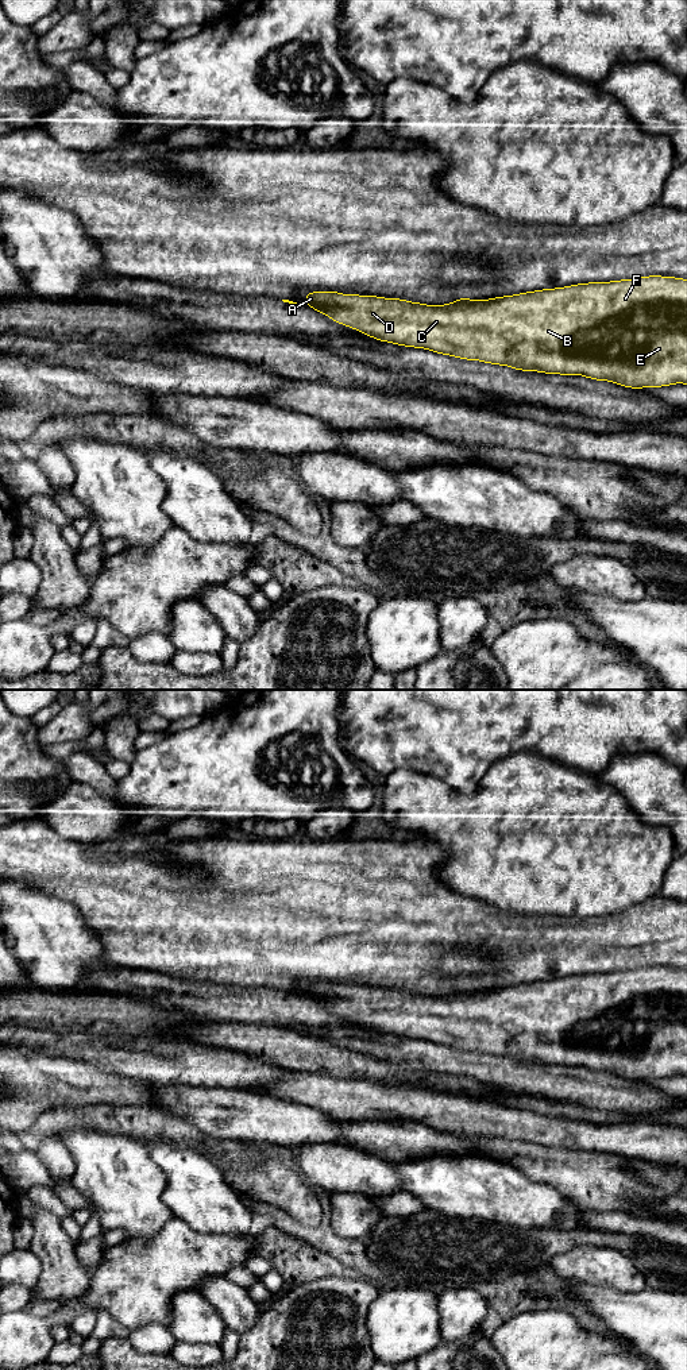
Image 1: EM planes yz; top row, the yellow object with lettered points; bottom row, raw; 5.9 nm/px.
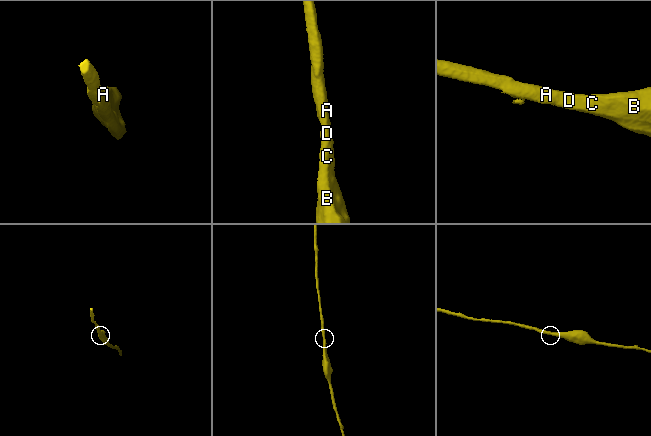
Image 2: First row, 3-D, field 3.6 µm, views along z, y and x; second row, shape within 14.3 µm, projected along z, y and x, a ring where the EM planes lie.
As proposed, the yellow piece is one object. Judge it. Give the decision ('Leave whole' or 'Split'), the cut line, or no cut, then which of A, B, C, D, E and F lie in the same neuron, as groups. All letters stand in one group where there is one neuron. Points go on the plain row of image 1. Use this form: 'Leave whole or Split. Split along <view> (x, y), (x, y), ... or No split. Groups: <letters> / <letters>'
Leave whole. No split. Groups: A B C D E F

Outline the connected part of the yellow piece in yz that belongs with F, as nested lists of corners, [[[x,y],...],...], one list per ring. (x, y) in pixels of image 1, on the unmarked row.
[[[647,966],[633,970],[586,973],[489,991],[460,988],[445,996],[324,981],[306,983],[302,996],[375,1031],[429,1041],[464,1051],[509,1057],[520,1062],[582,1066],[640,1081],[676,1074],[687,1076],[687,970],[684,969]]]

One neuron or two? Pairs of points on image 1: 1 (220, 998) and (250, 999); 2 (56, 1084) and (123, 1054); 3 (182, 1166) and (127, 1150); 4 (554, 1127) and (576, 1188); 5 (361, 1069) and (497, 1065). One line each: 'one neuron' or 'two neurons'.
1: one neuron
2: two neurons
3: two neurons
4: two neurons
5: two neurons

